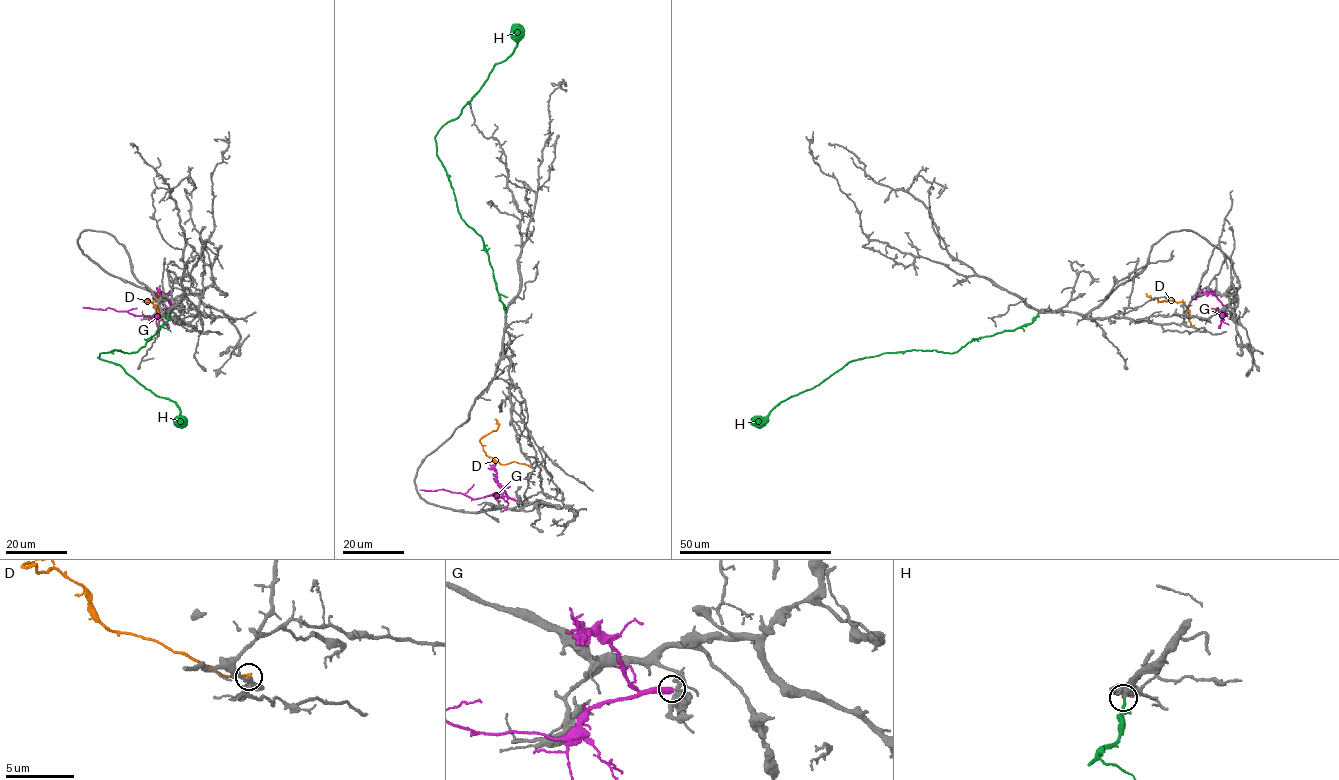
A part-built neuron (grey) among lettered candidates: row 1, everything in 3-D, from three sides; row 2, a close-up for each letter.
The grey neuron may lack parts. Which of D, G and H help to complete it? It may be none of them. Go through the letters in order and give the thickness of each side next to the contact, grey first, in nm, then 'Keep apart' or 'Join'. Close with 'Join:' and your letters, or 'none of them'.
D: Thickness 240 nm (grey) against 200 nm. Keep apart
G: Thickness 320 nm (grey) against 420 nm. Keep apart
H: Thickness 340 nm (grey) against 220 nm. Join
Join: H

